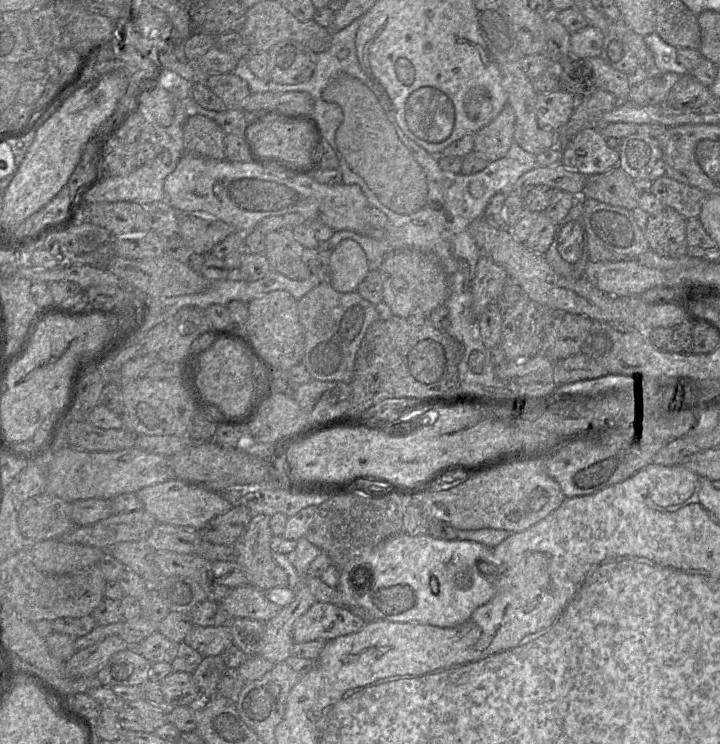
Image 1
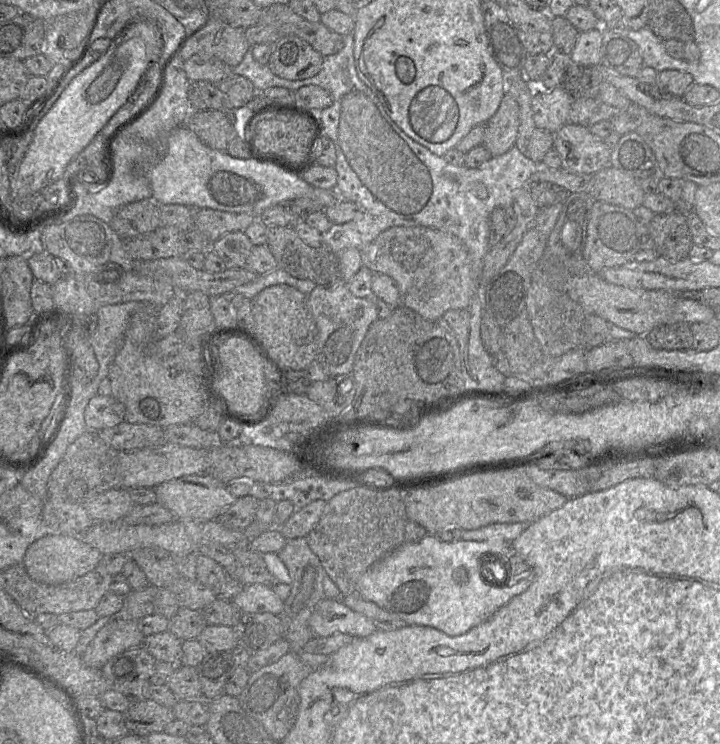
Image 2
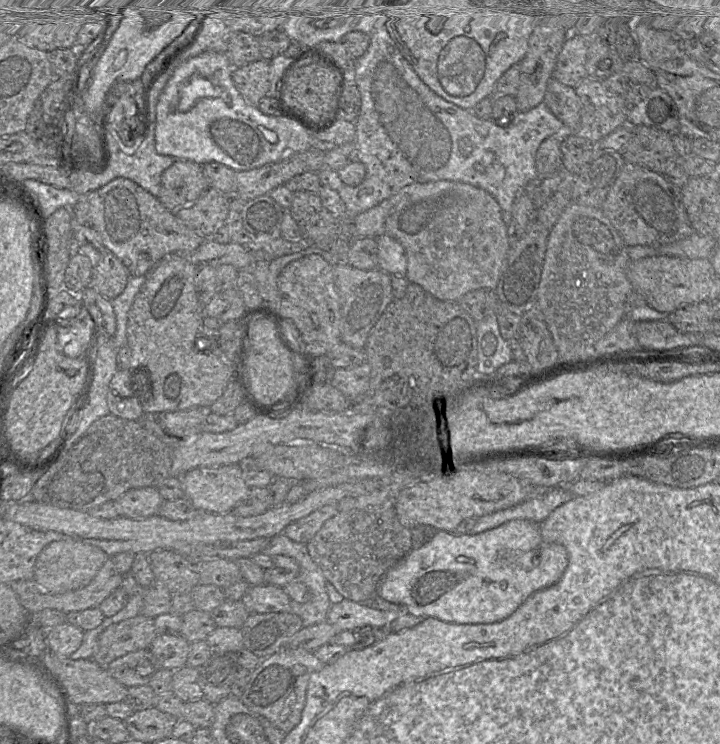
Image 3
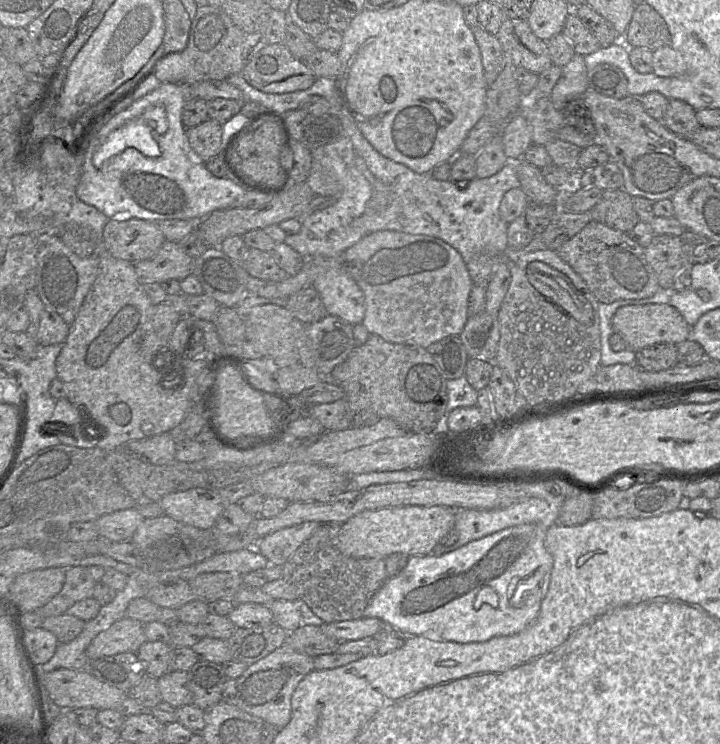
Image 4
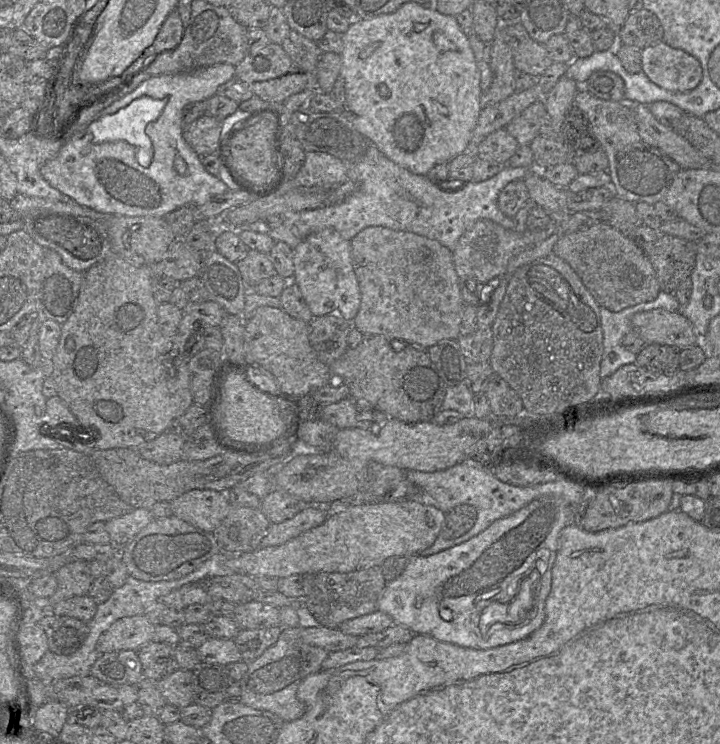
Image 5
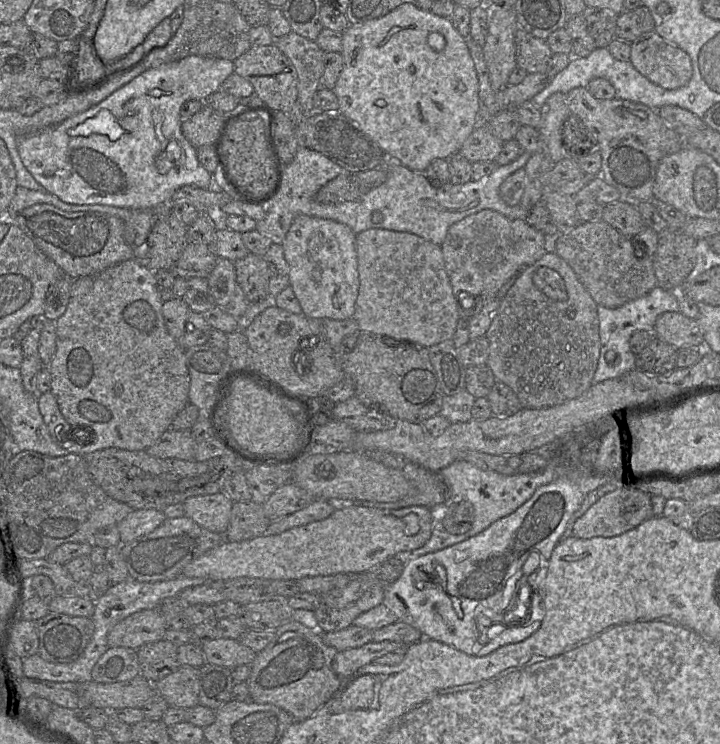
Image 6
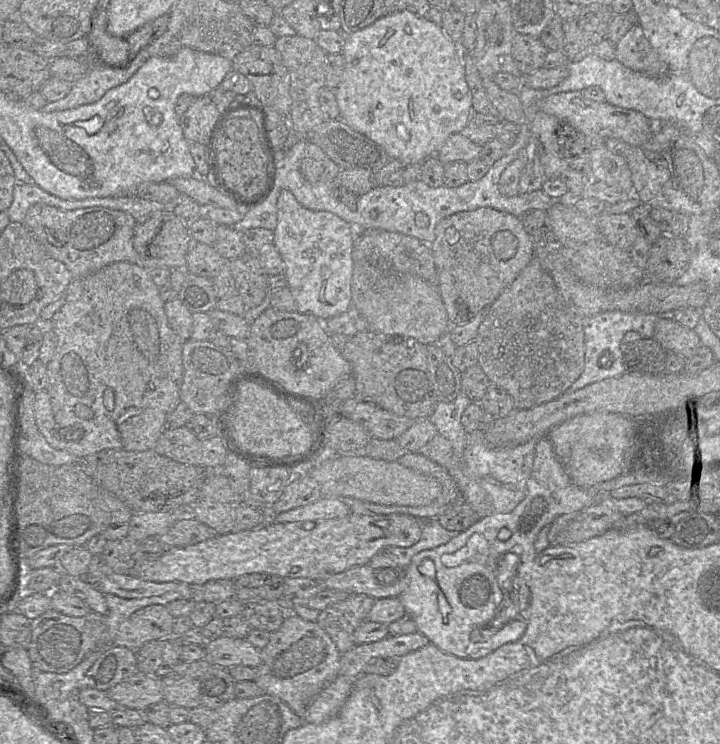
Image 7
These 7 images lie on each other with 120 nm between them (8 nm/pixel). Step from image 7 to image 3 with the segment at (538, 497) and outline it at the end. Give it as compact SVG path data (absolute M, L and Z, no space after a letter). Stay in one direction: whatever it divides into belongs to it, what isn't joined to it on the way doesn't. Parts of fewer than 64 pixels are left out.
M512 520L475 535L455 535L437 530L429 541L412 548L386 571L377 585L375 595L406 607L410 614L423 619L435 618L456 625L502 621L531 594L555 583L567 565L567 556L561 545L552 543L540 547L541 542L540 523L528 520Z

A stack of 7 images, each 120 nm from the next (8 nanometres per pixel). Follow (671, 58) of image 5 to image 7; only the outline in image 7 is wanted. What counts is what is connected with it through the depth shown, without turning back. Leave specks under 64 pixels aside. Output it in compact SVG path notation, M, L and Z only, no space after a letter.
M639 24L634 25L616 43L616 59L651 77L663 78L670 73L668 63L651 46Z

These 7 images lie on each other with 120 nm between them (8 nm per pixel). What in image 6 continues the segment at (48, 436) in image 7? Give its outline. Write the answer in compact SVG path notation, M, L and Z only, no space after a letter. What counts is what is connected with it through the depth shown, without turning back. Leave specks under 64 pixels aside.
M50 391L41 394L38 405L52 440L60 447L68 449L68 436L72 435L72 427L62 415L54 395Z

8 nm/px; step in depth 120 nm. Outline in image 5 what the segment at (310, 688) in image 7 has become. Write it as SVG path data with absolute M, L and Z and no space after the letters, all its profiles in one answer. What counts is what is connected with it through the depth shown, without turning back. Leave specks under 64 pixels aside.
M283 628L274 645L255 660L247 662L247 672L239 681L240 702L254 709L271 712L285 722L297 720L305 714L306 705L297 698L298 687L306 677L322 670L322 663L329 652L303 642L300 629Z

